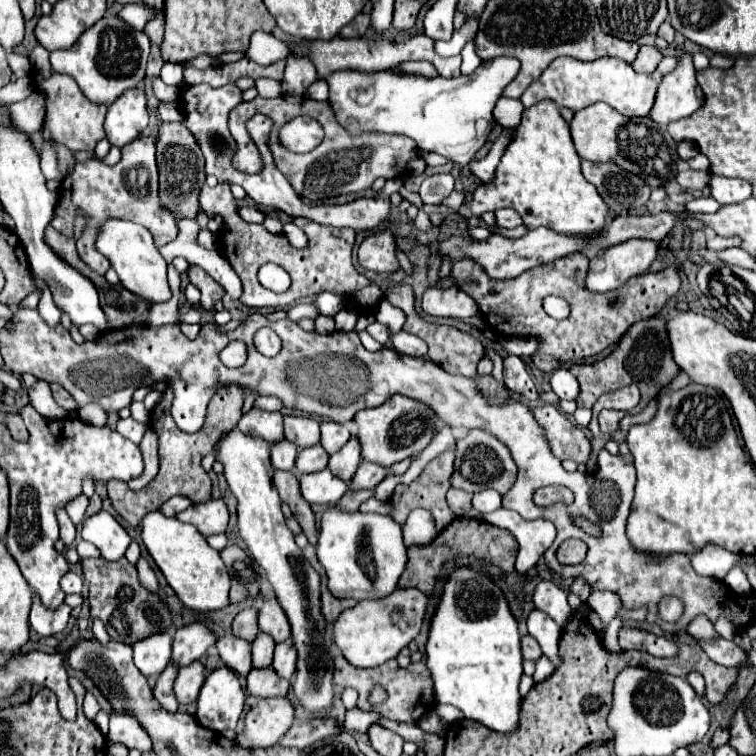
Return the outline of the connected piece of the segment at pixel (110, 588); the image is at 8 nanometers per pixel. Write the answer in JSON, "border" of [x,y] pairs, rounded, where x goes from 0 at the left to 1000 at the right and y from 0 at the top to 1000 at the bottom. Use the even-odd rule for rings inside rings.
{"border":[[[165,737],[157,742],[139,739],[107,739],[110,766],[118,774],[118,806],[123,819],[134,819],[142,829],[142,837],[149,848],[171,851],[187,848],[194,837],[218,835],[226,829],[226,813],[218,798],[213,798],[210,787],[192,779],[181,763],[179,747],[173,747]]]}

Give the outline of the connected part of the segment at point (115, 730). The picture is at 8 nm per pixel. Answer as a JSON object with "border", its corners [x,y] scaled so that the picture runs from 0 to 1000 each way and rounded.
{"border":[[[165,938],[152,940],[152,943],[147,943],[147,954],[144,954],[144,978],[157,980],[171,991],[176,988],[184,993],[197,993],[200,975],[187,962],[189,959],[181,954],[181,948],[176,948],[176,943],[171,943]]]}

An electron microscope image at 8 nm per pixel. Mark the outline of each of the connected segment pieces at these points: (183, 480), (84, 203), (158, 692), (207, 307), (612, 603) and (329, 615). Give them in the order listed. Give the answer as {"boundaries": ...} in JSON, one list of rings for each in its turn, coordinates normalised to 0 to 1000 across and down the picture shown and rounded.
{"boundaries":[[[[300,509],[292,512],[274,541],[274,554],[271,562],[266,565],[266,570],[261,570],[258,575],[242,575],[242,570],[231,562],[231,557],[226,557],[226,537],[230,526],[229,516],[221,513],[216,520],[213,530],[205,536],[205,541],[200,544],[200,565],[208,570],[210,575],[210,604],[213,604],[213,618],[208,631],[189,644],[187,649],[173,649],[168,644],[165,636],[144,636],[142,647],[144,647],[144,660],[149,665],[149,671],[157,676],[157,681],[176,697],[184,697],[192,679],[208,676],[213,665],[218,665],[221,660],[226,660],[229,655],[245,655],[250,657],[255,665],[269,665],[279,660],[279,634],[271,626],[271,620],[266,618],[266,607],[313,562],[313,557],[319,554],[319,536],[321,536],[321,517],[313,509]]],[[[184,181],[181,187],[165,192],[160,197],[160,213],[149,221],[139,218],[136,213],[120,208],[112,216],[102,216],[97,226],[81,239],[75,258],[75,274],[73,274],[73,290],[67,298],[89,311],[97,313],[97,298],[102,279],[115,282],[115,300],[102,316],[102,335],[104,340],[126,356],[131,364],[139,364],[144,356],[144,345],[126,329],[126,308],[134,300],[134,292],[142,287],[155,287],[155,290],[171,290],[179,295],[187,295],[194,300],[205,316],[205,324],[213,327],[234,313],[234,295],[226,282],[218,282],[213,271],[208,271],[208,255],[210,255],[210,242],[208,242],[208,213],[205,213],[205,200],[208,200],[208,181]]],[[[224,880],[210,896],[208,896],[208,903],[205,903],[205,911],[202,911],[202,919],[205,925],[221,938],[221,940],[234,940],[237,933],[234,933],[234,925],[229,919],[229,901],[234,896],[234,882],[231,880]]],[[[250,353],[250,372],[266,385],[266,409],[269,411],[279,411],[282,403],[298,390],[292,377],[263,353]]],[[[782,784],[776,792],[776,803],[782,808],[787,808],[795,819],[795,832],[790,832],[792,845],[798,848],[800,843],[800,832],[806,827],[806,821],[816,813],[816,808],[821,806],[821,795],[816,795],[816,790],[811,790],[811,784]]],[[[425,769],[425,798],[427,798],[427,811],[433,821],[443,821],[448,816],[448,811],[459,803],[467,803],[470,795],[467,792],[446,792],[435,784],[433,779],[433,769]]]]}

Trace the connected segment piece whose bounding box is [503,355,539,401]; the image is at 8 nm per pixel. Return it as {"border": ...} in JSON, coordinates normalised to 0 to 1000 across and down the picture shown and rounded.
{"border":[[[671,470],[665,475],[665,504],[673,515],[689,520],[692,525],[697,525],[702,530],[708,530],[713,525],[708,507],[702,504],[702,499],[697,493],[694,480],[684,470]]]}

